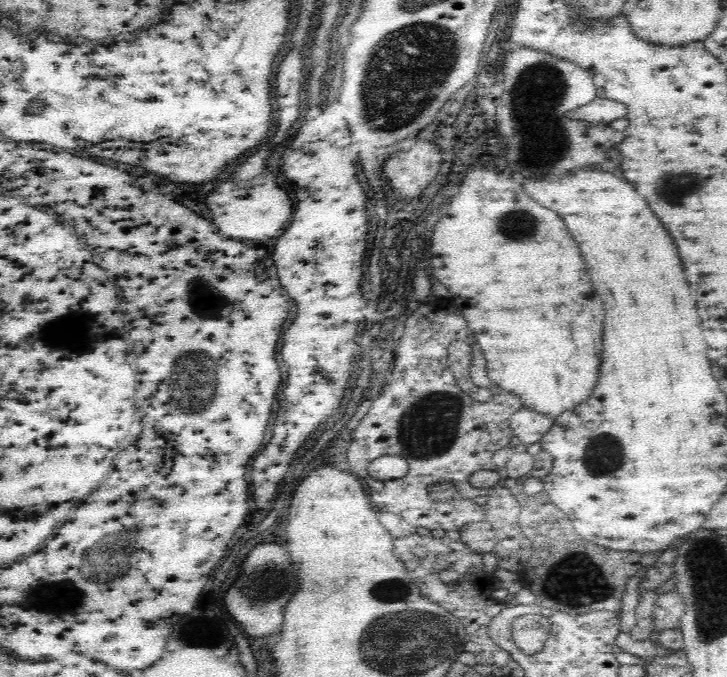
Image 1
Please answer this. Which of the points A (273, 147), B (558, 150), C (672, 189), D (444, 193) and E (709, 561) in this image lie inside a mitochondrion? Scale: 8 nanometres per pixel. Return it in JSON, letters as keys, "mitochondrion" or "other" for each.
{"A":"other","B":"mitochondrion","C":"mitochondrion","D":"other","E":"mitochondrion"}

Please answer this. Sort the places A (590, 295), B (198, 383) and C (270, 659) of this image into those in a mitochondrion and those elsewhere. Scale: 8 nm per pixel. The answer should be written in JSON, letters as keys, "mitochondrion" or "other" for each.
{"A":"other","B":"mitochondrion","C":"other"}

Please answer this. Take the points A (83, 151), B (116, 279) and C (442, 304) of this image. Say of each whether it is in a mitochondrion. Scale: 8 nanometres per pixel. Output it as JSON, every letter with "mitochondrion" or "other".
{"A":"other","B":"other","C":"other"}

